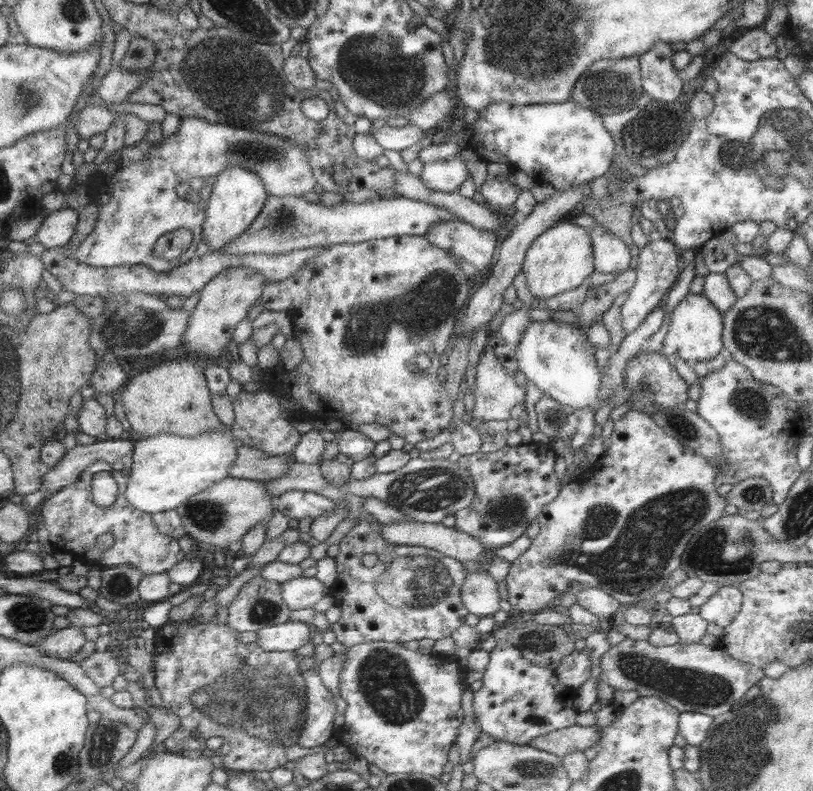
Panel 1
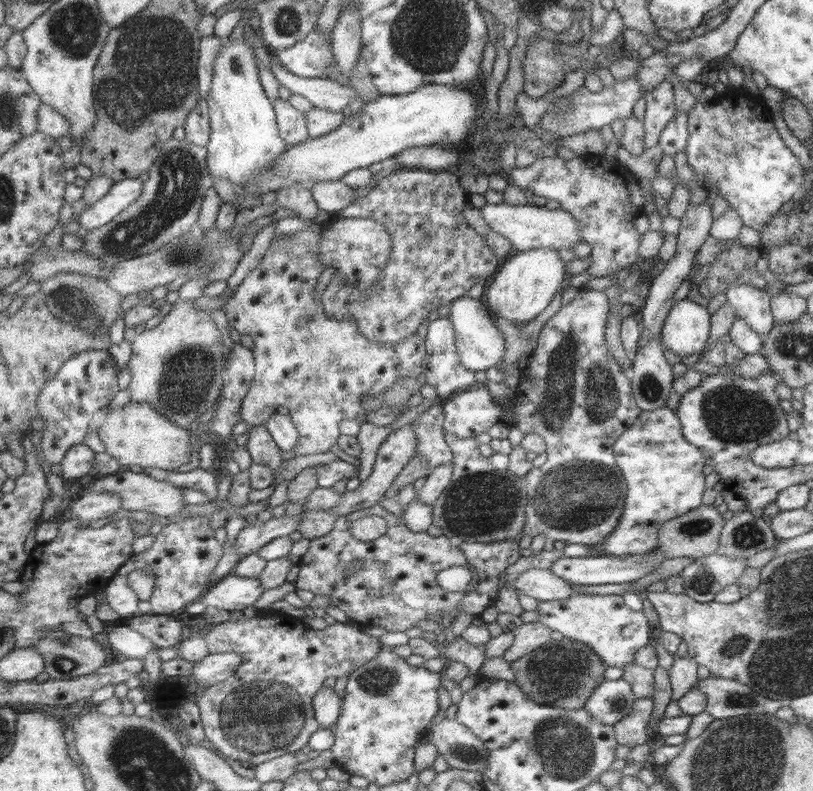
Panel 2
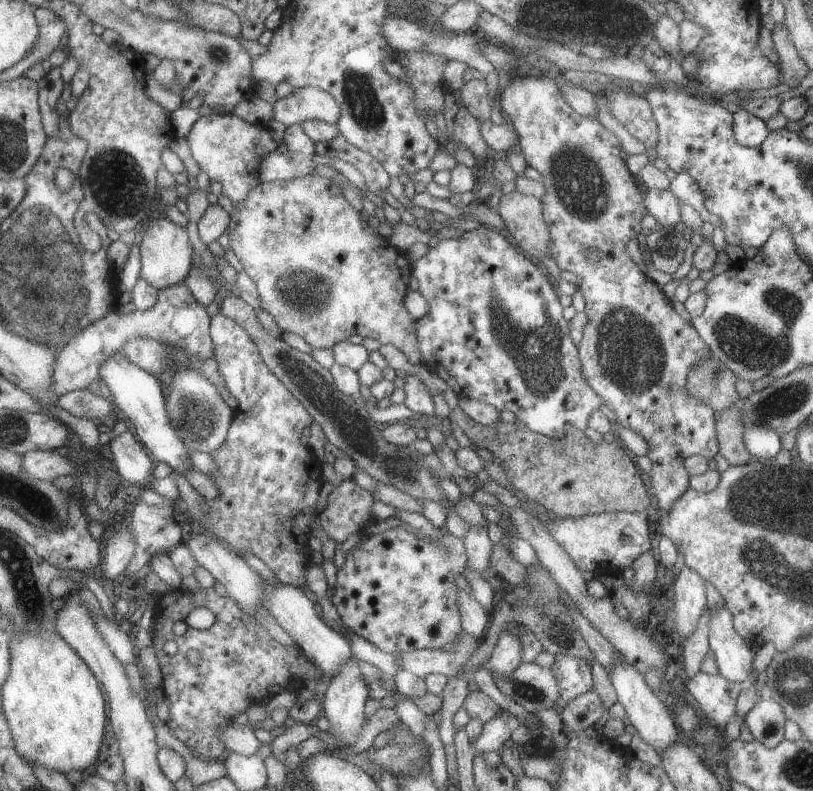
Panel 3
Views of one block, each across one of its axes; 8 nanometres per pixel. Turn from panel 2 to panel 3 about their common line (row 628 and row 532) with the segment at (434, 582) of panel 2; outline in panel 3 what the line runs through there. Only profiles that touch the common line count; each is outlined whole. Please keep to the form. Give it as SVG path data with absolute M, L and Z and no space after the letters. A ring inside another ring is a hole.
M398 526L370 538L362 547L347 555L347 560L337 570L332 601L338 608L343 626L373 643L383 652L397 656L420 649L451 649L452 642L463 629L458 605L459 587L455 584L455 579L461 578L468 560L464 540L451 533L441 533L437 539L431 539L429 542Z

